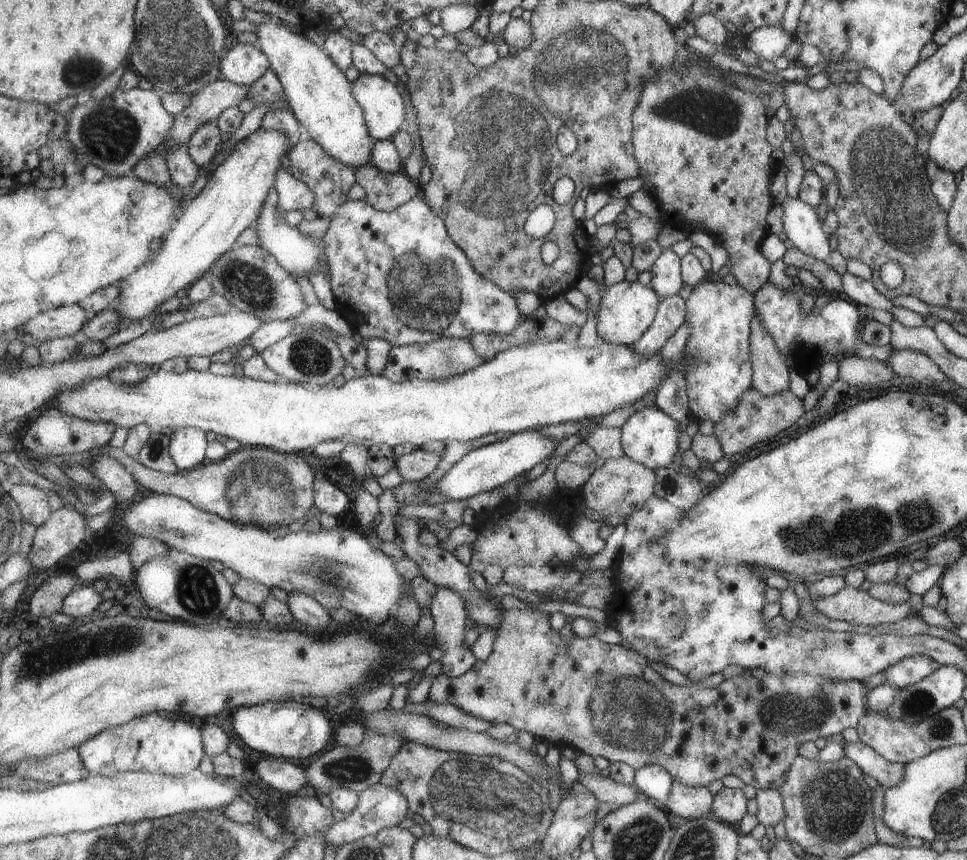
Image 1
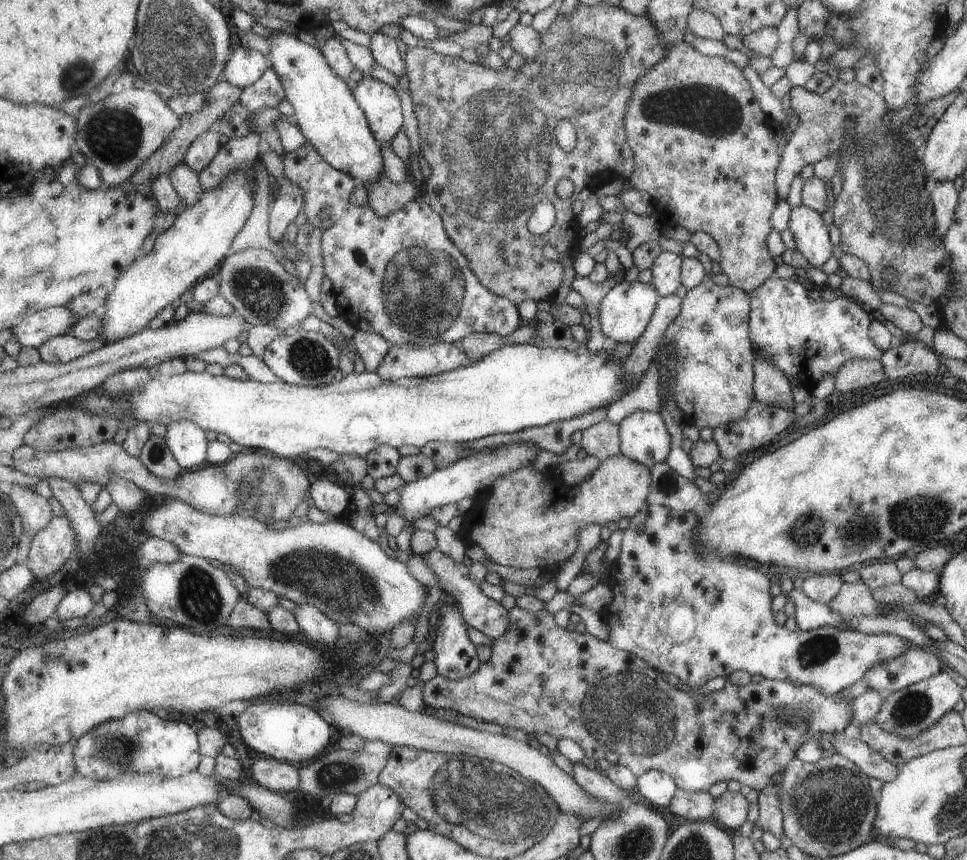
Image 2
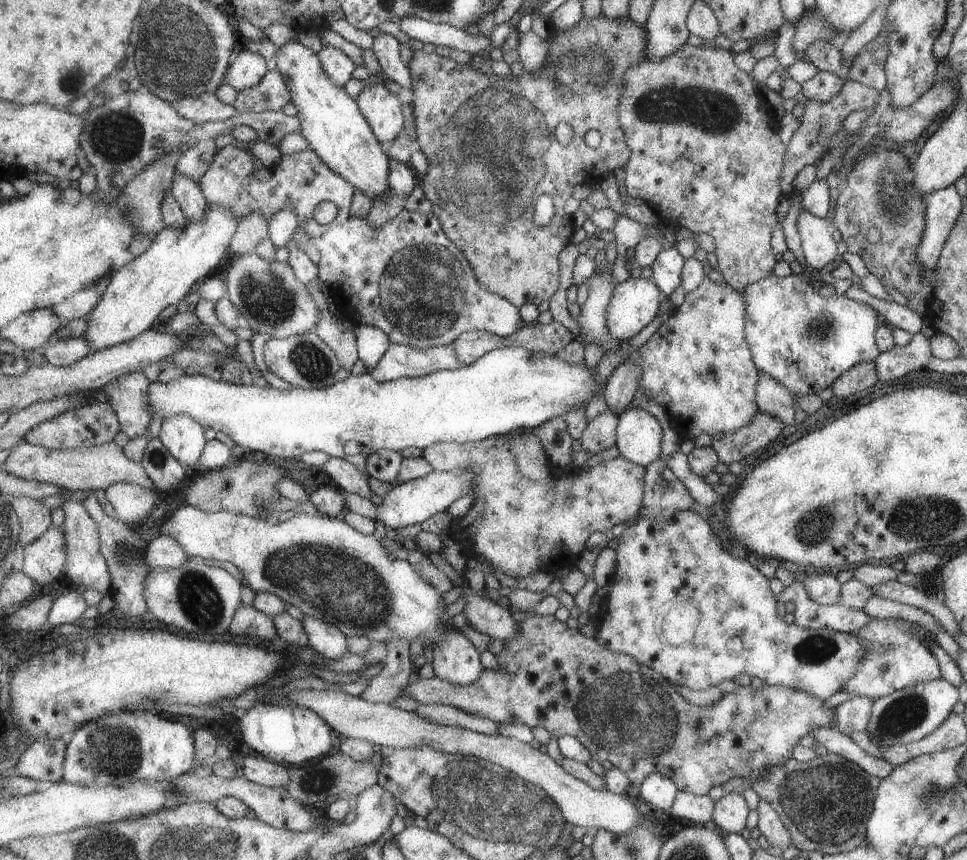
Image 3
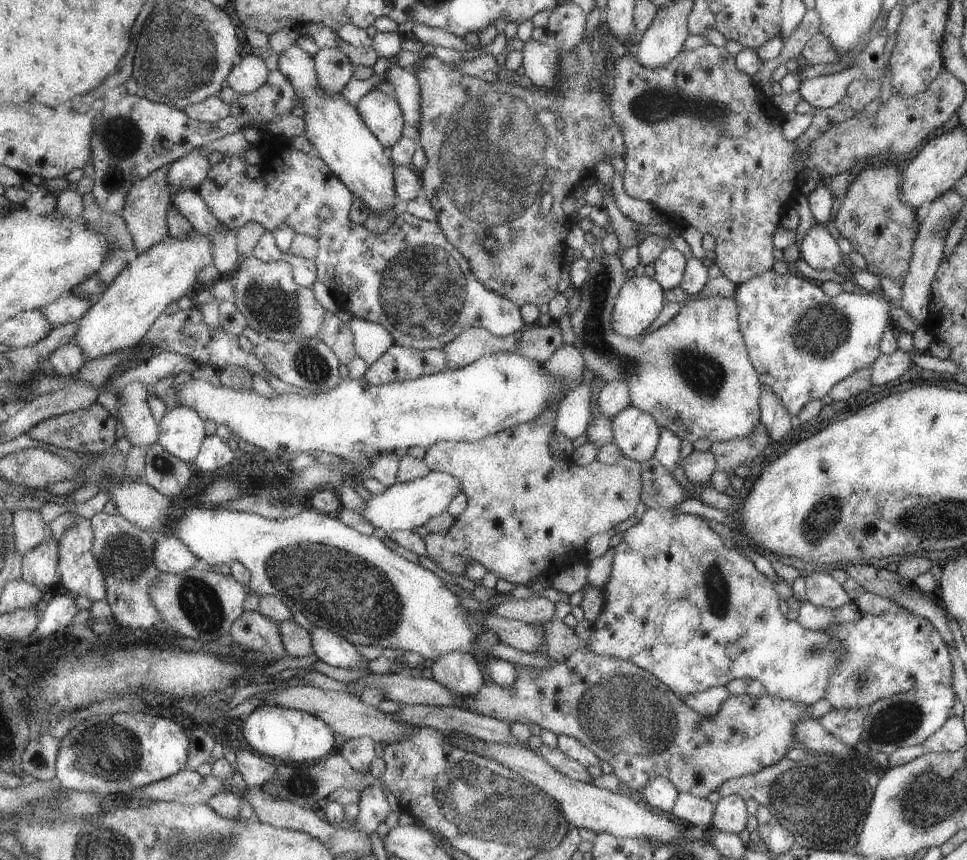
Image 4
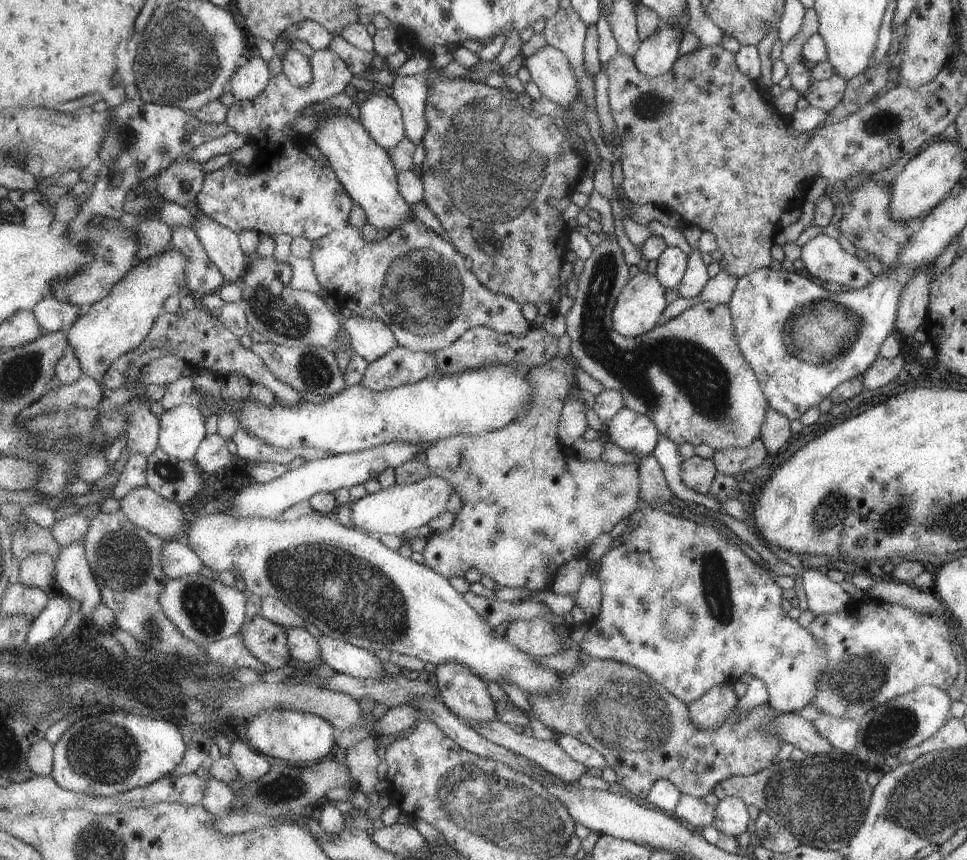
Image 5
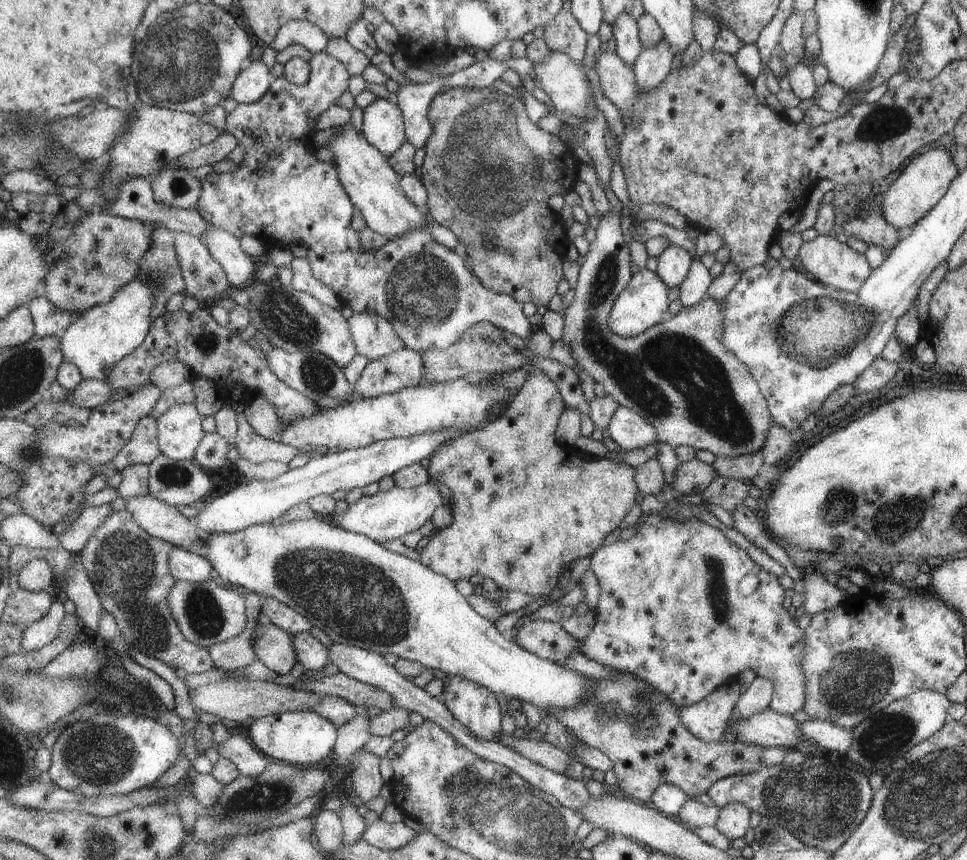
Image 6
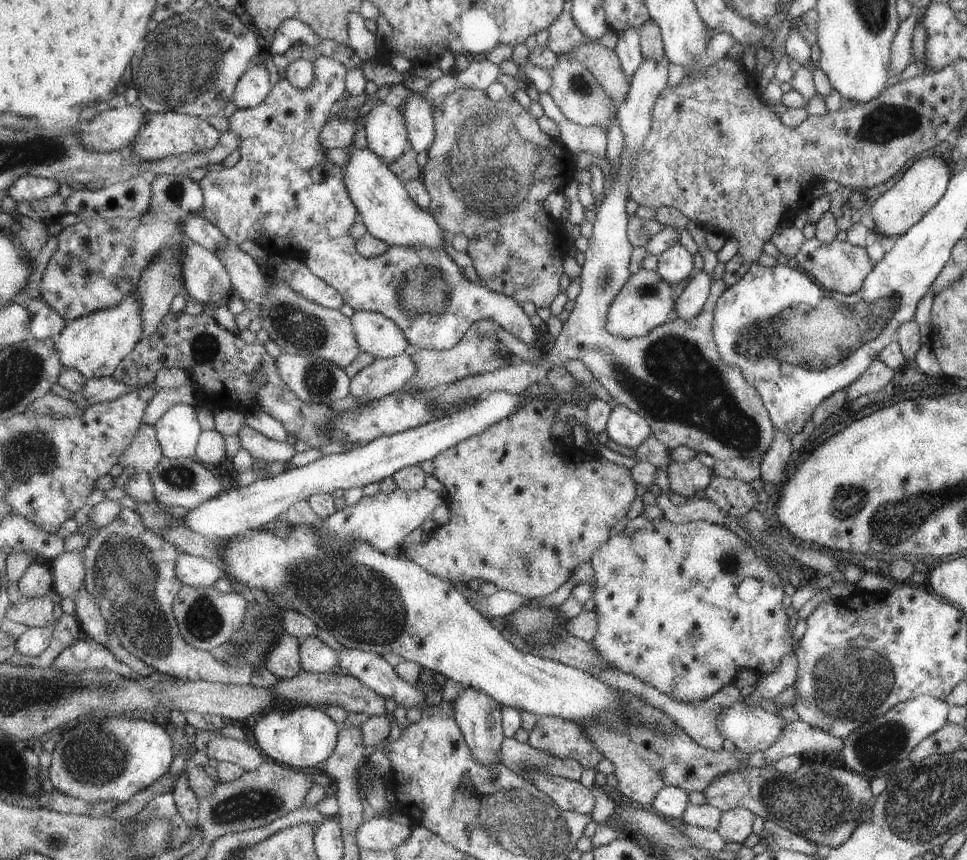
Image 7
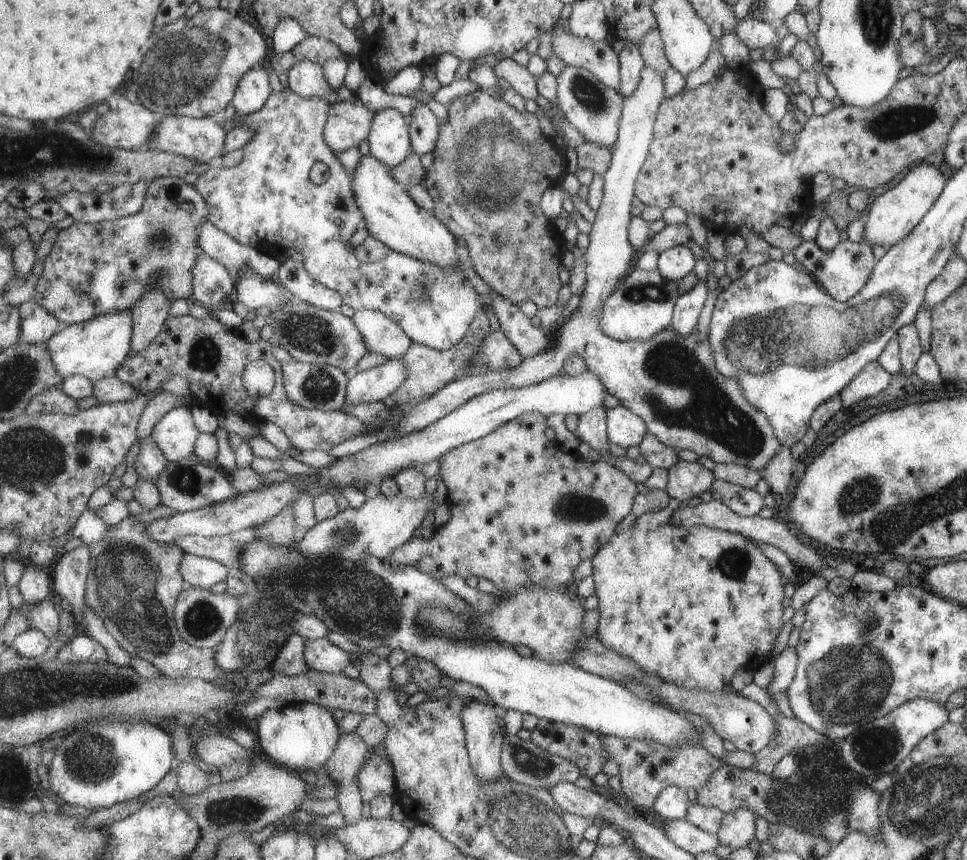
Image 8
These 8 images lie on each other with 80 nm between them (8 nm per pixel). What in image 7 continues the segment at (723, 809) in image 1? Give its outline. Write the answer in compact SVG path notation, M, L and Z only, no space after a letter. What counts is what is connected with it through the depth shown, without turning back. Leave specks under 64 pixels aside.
M735 807L720 814L716 828L719 836L727 842L743 842L751 832L753 813L743 807Z

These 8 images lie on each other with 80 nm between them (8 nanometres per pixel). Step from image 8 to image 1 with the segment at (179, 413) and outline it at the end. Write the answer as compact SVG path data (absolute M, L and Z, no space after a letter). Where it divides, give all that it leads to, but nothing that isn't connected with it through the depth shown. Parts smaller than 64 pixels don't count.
M177 428L171 435L170 452L181 471L191 471L208 462L209 440L203 430Z

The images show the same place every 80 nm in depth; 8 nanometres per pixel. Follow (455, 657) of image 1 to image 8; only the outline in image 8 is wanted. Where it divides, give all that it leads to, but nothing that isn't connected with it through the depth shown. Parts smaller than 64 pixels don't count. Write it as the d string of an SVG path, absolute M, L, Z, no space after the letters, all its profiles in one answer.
M471 700L466 704L462 712L462 721L466 728L467 746L471 753L471 762L475 772L484 783L492 783L497 779L507 777L502 767L502 750L505 734L499 722L501 709L492 703L483 704L479 700Z

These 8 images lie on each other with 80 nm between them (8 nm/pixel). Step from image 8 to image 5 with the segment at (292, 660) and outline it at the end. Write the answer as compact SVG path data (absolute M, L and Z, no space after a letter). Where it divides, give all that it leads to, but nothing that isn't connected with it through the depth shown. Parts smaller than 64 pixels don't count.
M261 615L253 617L251 620L247 619L240 634L243 636L247 648L251 650L251 654L263 663L263 665L266 664L271 669L289 666L288 662L293 659L287 630Z

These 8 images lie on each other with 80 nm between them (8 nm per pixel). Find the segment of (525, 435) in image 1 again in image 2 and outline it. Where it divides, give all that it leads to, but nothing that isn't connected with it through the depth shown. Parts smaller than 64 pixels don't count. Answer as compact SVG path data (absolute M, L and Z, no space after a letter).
M509 444L505 447L497 447L493 452L481 452L469 458L459 460L455 465L449 468L438 469L427 478L417 480L414 482L405 483L399 491L399 502L395 507L390 507L393 515L399 516L408 522L415 522L421 518L425 518L431 514L431 510L439 508L439 506L447 506L449 504L457 504L463 498L472 499L477 497L477 492L483 493L491 489L491 484L495 480L499 480L501 476L519 470L527 464L534 462L535 458L539 456L539 448L535 444Z

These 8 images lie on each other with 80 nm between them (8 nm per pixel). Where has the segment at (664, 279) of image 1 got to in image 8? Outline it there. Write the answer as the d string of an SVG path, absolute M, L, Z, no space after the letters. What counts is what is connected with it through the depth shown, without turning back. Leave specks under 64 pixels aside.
M675 245L658 253L656 269L667 280L677 282L690 270L693 270L696 259L693 253L683 245Z

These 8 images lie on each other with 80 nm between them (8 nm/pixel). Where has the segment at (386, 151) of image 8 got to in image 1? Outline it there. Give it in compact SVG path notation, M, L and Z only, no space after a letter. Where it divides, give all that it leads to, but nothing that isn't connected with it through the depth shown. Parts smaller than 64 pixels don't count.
M360 73L352 83L351 96L362 106L369 136L375 142L392 139L404 128L403 96L385 76Z

